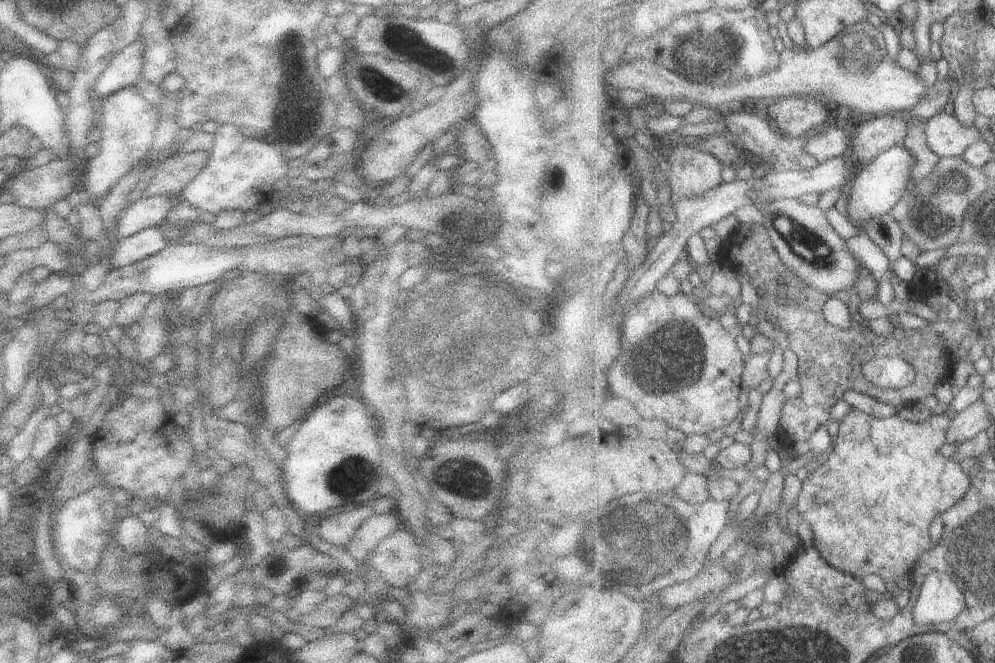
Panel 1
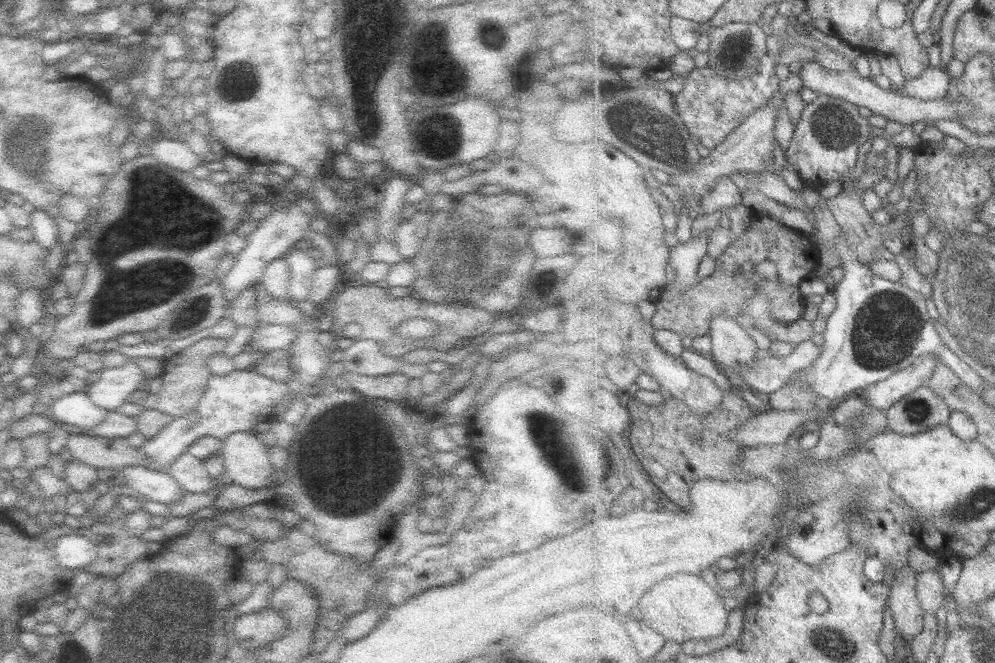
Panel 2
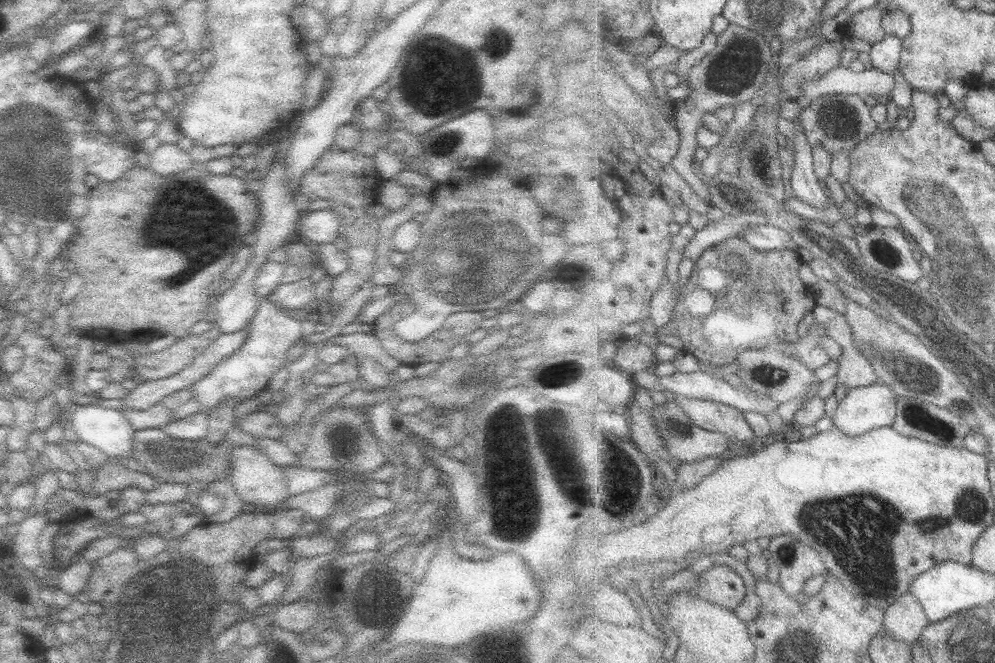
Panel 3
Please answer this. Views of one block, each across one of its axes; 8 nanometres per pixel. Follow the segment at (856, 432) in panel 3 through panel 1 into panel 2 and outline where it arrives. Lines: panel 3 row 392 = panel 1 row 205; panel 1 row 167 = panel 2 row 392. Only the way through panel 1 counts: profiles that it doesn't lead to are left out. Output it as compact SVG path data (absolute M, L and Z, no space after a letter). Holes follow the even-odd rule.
M935 354L923 355L915 363L902 368L888 379L862 390L861 394L870 406L887 412L897 402L905 399L905 396L924 387L923 384L931 378L939 362L939 357Z

